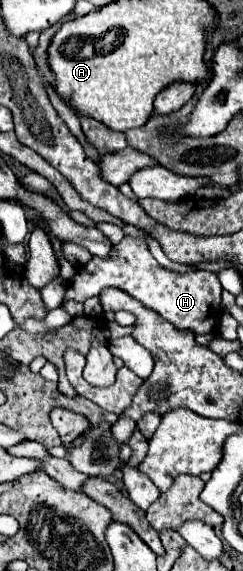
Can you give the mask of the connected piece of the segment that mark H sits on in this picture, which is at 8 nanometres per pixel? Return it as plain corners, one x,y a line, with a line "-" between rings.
126,236
120,244
116,244
112,252
116,254
116,258
112,258
112,260
102,260
102,258
96,258
94,256
88,264
78,266
76,276
66,286
66,296
64,298
66,300
72,298
72,300
78,300
78,302
84,302
90,296
98,296
102,288
114,286
114,288
120,288
120,290
128,292
132,298
140,300
146,308
158,312
164,320
172,322
178,330
192,330
194,334
216,334
216,318
220,314
220,302
222,302
222,296
220,294
222,294
222,286
220,286
218,276
214,272
198,270
198,272
190,272
190,274
178,274
178,272
166,270
166,268
162,268
152,258
146,242
140,240
140,238
132,238
132,236

